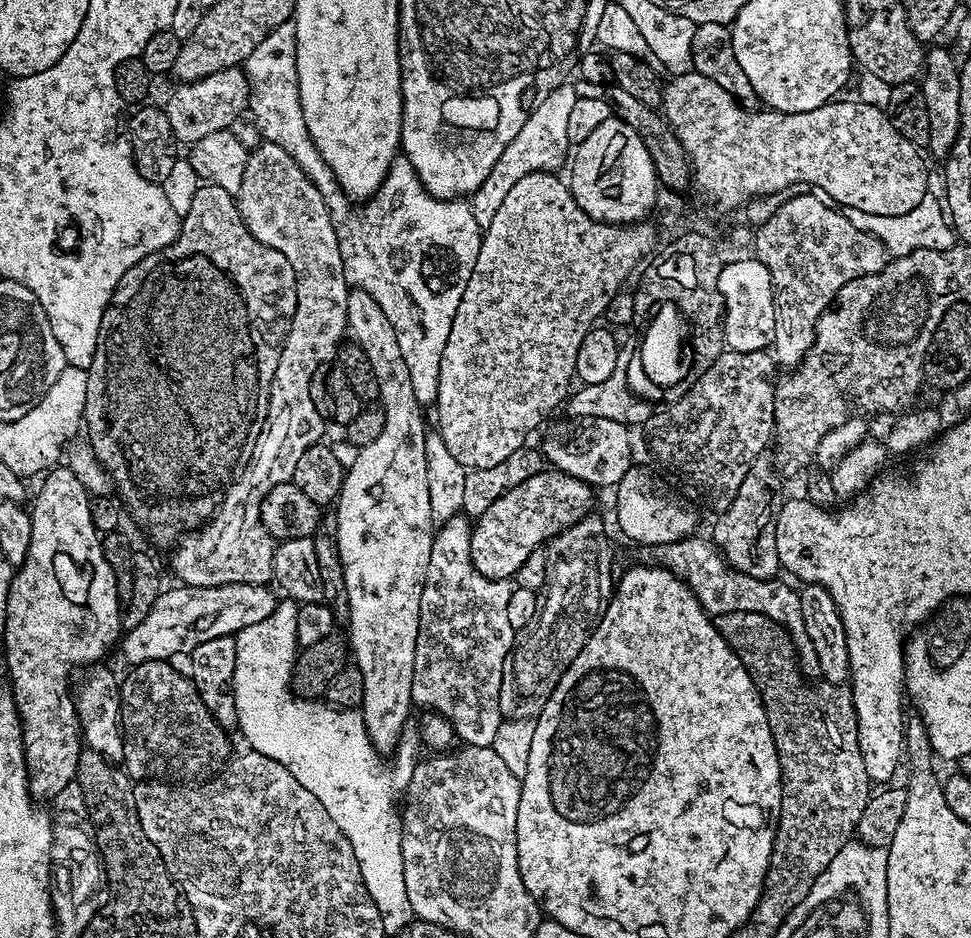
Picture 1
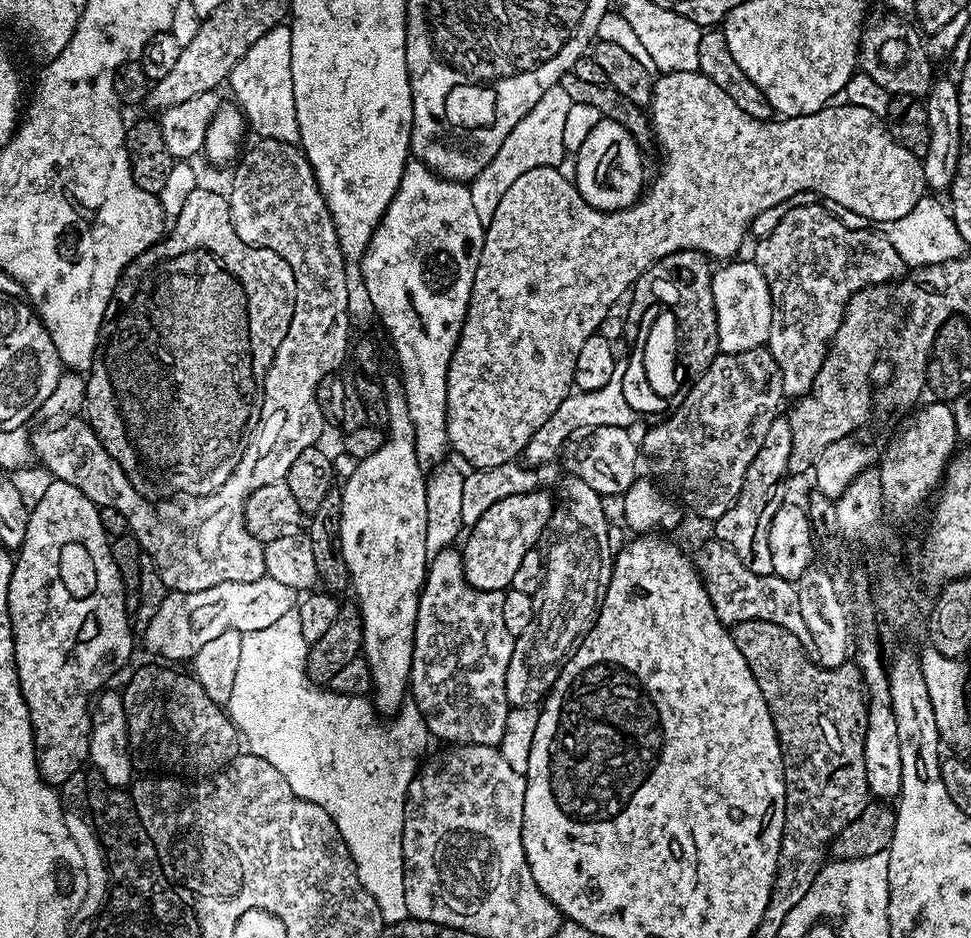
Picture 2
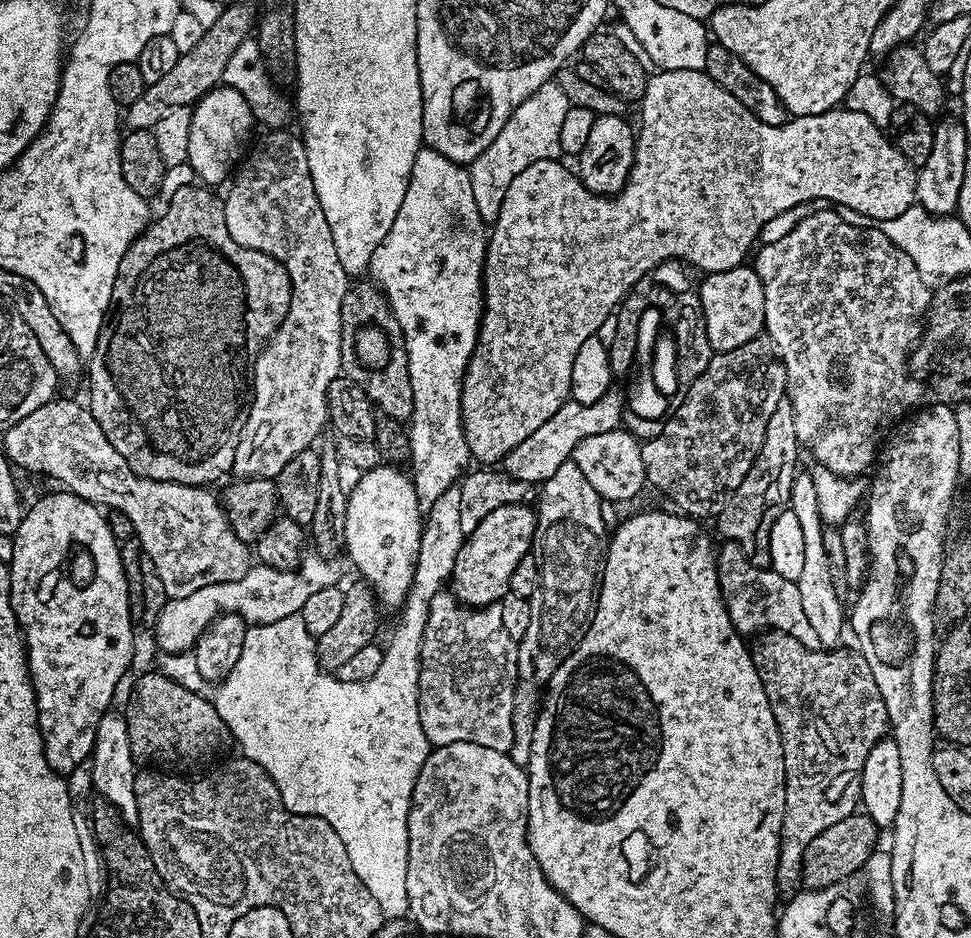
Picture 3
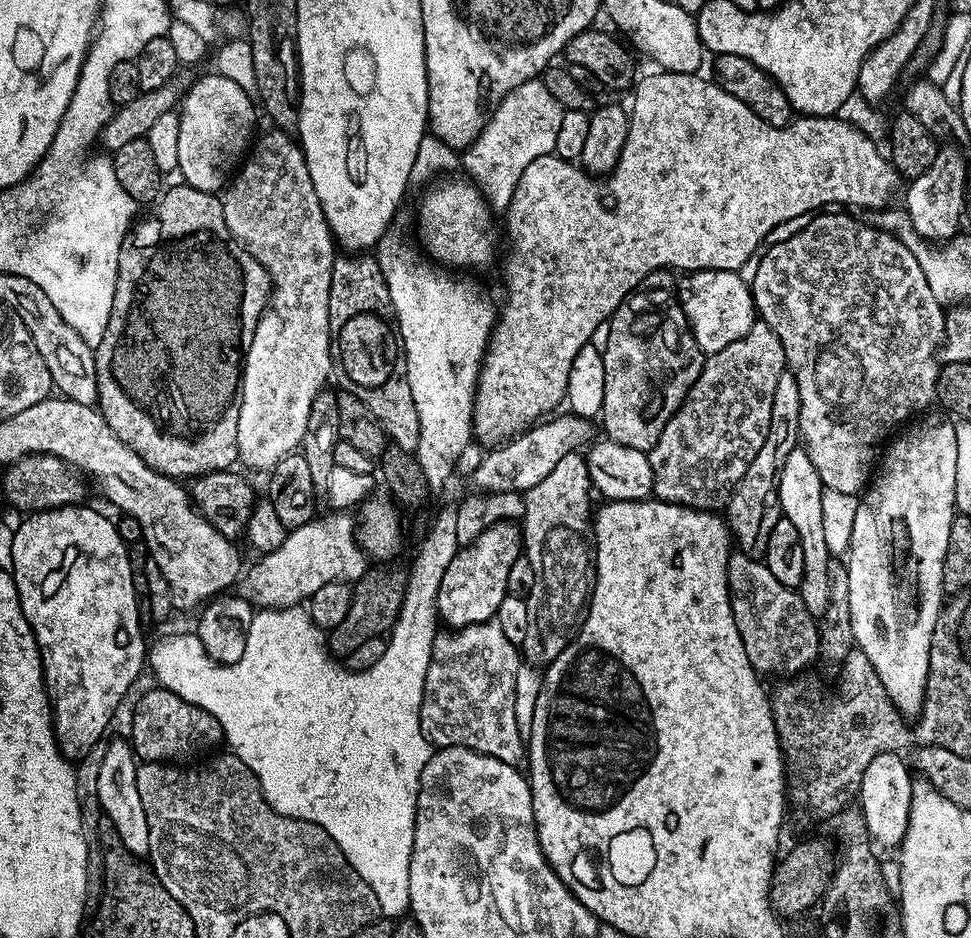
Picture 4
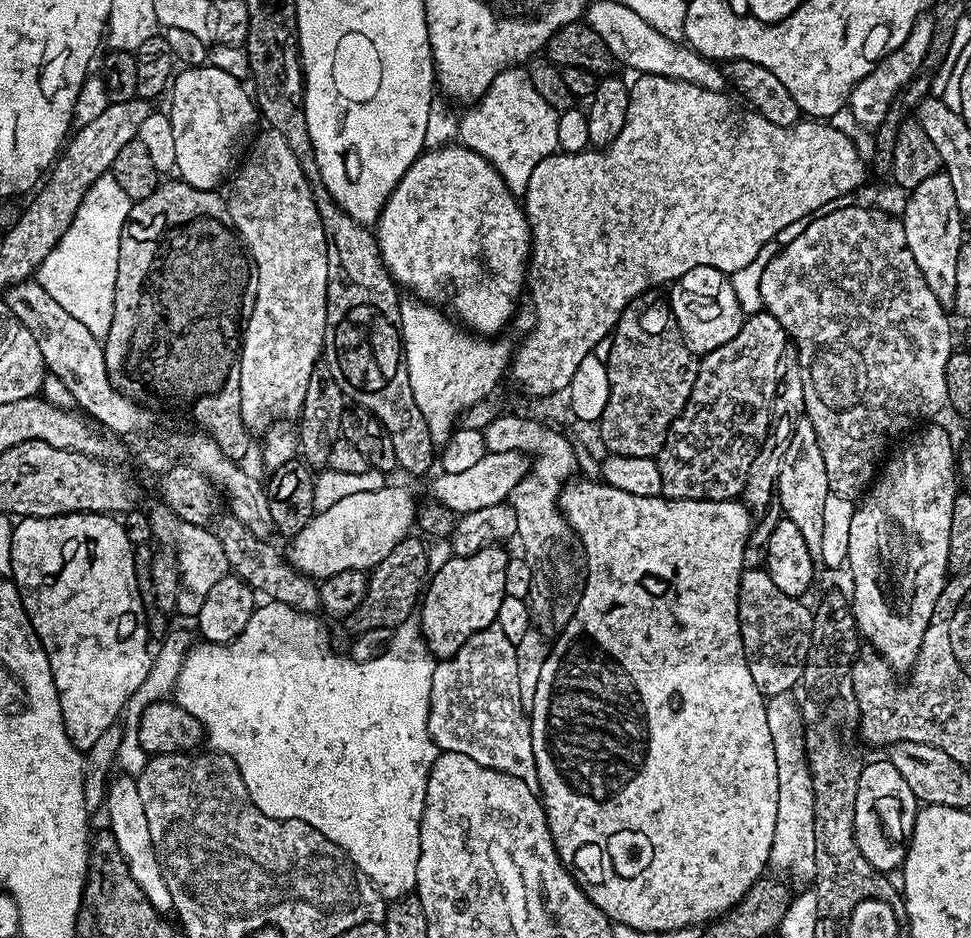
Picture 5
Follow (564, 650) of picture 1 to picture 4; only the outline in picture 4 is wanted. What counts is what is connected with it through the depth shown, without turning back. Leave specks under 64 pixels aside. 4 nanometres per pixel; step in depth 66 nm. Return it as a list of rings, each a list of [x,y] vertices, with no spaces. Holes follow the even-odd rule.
[[[579,451],[566,454],[566,458],[562,458],[562,462],[558,462],[558,466],[554,466],[554,470],[550,470],[550,474],[538,482],[538,486],[523,493],[522,544],[528,561],[534,566],[536,581],[534,590],[526,597],[532,621],[530,630],[526,630],[522,652],[527,659],[528,656],[532,659],[529,661],[533,665],[547,666],[563,652],[572,640],[574,629],[590,599],[594,583],[594,524],[590,519],[594,512],[592,496],[594,489],[588,473],[588,462]]]

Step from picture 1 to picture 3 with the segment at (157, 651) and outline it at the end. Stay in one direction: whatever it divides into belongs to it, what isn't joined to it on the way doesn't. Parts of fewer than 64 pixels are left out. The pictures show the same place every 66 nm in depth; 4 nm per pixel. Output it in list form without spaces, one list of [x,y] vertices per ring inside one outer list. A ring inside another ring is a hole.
[[[317,554],[305,555],[299,565],[291,568],[272,568],[262,563],[248,569],[242,578],[234,582],[218,582],[214,586],[202,586],[186,598],[169,599],[157,618],[154,627],[156,644],[161,653],[175,654],[195,649],[196,640],[211,624],[227,612],[237,612],[249,625],[269,624],[300,613],[310,594],[317,590],[337,587],[340,564],[324,560]]]

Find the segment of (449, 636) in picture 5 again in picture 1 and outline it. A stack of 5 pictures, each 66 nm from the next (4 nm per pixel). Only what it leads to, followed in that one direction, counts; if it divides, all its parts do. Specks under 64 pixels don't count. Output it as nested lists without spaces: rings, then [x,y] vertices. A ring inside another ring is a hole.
[[[545,470],[526,478],[522,486],[514,486],[490,506],[472,524],[472,561],[480,574],[491,580],[515,577],[530,554],[545,542],[560,535],[574,522],[589,515],[592,508],[593,485],[565,472]]]

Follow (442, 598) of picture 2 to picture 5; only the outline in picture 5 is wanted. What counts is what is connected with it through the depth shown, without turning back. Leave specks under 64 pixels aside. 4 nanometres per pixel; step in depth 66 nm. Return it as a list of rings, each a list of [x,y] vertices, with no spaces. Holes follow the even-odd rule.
[[[493,626],[474,633],[453,656],[437,663],[434,682],[430,682],[428,729],[433,745],[440,752],[466,754],[466,758],[474,758],[478,766],[486,766],[510,778],[518,778],[518,782],[526,782],[532,792],[539,793],[540,783],[532,745],[532,722],[525,705],[520,703],[516,646],[510,642],[510,638],[506,638],[506,634],[502,634],[500,628]]]

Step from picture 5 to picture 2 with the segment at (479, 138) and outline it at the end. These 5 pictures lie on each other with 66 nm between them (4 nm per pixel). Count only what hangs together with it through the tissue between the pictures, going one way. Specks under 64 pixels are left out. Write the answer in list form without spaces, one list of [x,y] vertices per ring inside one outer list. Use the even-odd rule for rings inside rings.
[[[560,83],[546,90],[530,112],[524,115],[517,126],[514,126],[514,130],[506,136],[505,142],[502,142],[498,153],[490,160],[485,170],[469,183],[474,210],[477,211],[477,217],[481,219],[484,227],[487,228],[493,220],[494,212],[498,210],[498,203],[502,202],[503,195],[510,190],[511,183],[515,179],[534,168],[559,167],[562,164],[561,161],[566,158],[563,126],[572,103],[570,94]]]

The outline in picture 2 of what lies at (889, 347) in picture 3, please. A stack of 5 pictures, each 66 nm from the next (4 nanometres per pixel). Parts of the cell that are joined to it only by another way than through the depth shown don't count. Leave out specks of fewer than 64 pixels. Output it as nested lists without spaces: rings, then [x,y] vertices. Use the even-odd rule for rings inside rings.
[[[823,203],[820,204],[789,207],[789,212],[773,226],[772,233],[757,242],[754,256],[754,262],[762,270],[772,295],[772,325],[766,347],[774,362],[778,362],[784,394],[788,398],[809,395],[815,376],[819,374],[825,356],[829,355],[832,337],[844,320],[848,299],[863,288],[895,281],[895,276],[903,277],[904,268],[906,269],[905,260],[884,237],[883,231],[873,230],[868,226],[853,226],[848,222],[843,224],[838,217],[831,216],[823,208]]]

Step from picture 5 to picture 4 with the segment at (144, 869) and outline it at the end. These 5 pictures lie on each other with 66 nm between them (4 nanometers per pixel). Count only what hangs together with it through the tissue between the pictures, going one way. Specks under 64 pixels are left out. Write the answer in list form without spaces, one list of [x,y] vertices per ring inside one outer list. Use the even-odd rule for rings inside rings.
[[[127,739],[111,740],[106,743],[106,754],[102,766],[98,769],[98,798],[100,811],[112,823],[116,831],[119,847],[131,852],[137,858],[148,855],[150,846],[150,826],[146,826],[146,810],[142,810],[142,797],[138,795],[138,778],[136,770],[138,761],[132,745]]]

